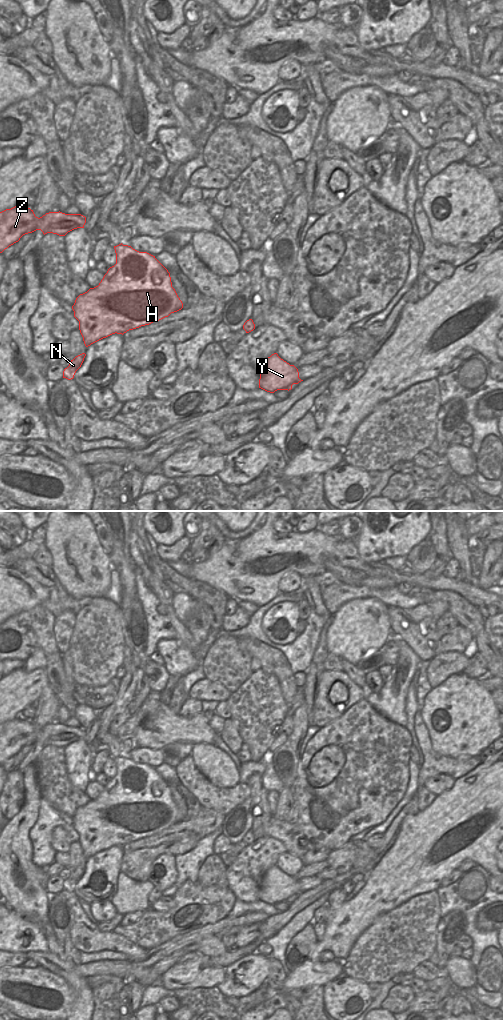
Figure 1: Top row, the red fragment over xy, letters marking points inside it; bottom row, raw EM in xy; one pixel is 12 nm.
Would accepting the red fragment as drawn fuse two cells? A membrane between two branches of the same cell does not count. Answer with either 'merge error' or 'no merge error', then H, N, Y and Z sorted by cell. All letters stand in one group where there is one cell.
no merge error; groups H N Y Z

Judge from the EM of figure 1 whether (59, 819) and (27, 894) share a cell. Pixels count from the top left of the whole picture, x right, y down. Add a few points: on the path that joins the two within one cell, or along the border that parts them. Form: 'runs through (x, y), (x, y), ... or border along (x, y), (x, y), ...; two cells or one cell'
border along (31, 844), (31, 860), (40, 868); two cells

